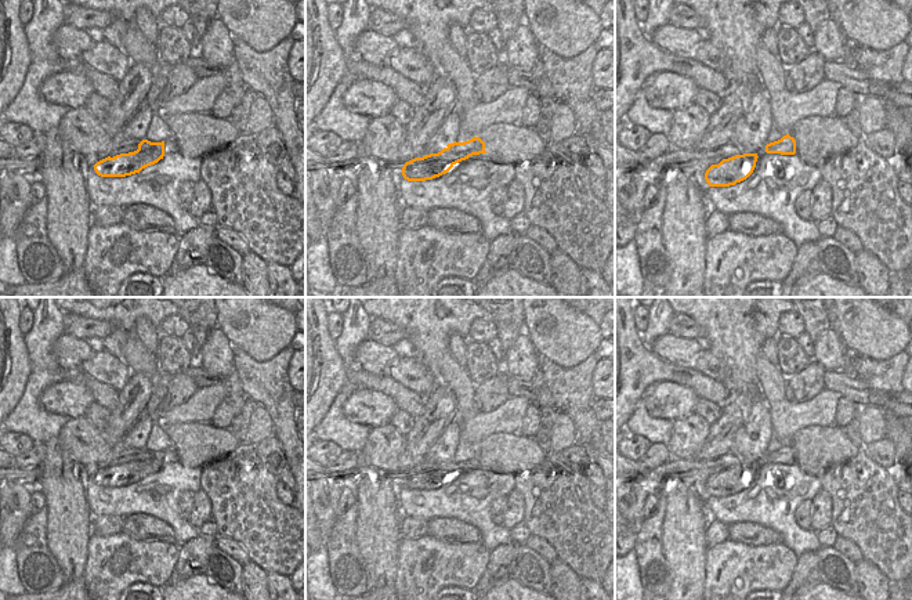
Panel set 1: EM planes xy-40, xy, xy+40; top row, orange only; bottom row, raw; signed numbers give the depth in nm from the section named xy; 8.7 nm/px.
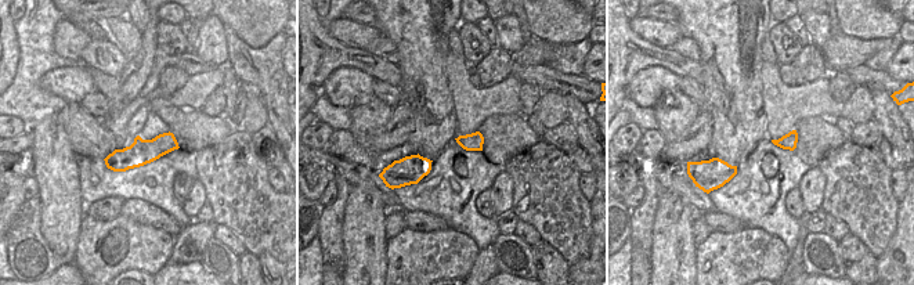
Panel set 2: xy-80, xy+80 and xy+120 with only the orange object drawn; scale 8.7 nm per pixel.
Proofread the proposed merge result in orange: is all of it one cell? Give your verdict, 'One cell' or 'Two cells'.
Two cells

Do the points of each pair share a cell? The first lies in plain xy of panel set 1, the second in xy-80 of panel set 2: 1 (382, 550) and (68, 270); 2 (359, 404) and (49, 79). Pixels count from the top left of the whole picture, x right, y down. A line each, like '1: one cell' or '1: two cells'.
1: two cells
2: one cell

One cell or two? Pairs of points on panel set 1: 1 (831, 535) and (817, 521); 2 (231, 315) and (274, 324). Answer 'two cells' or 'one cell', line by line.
1: two cells
2: one cell

